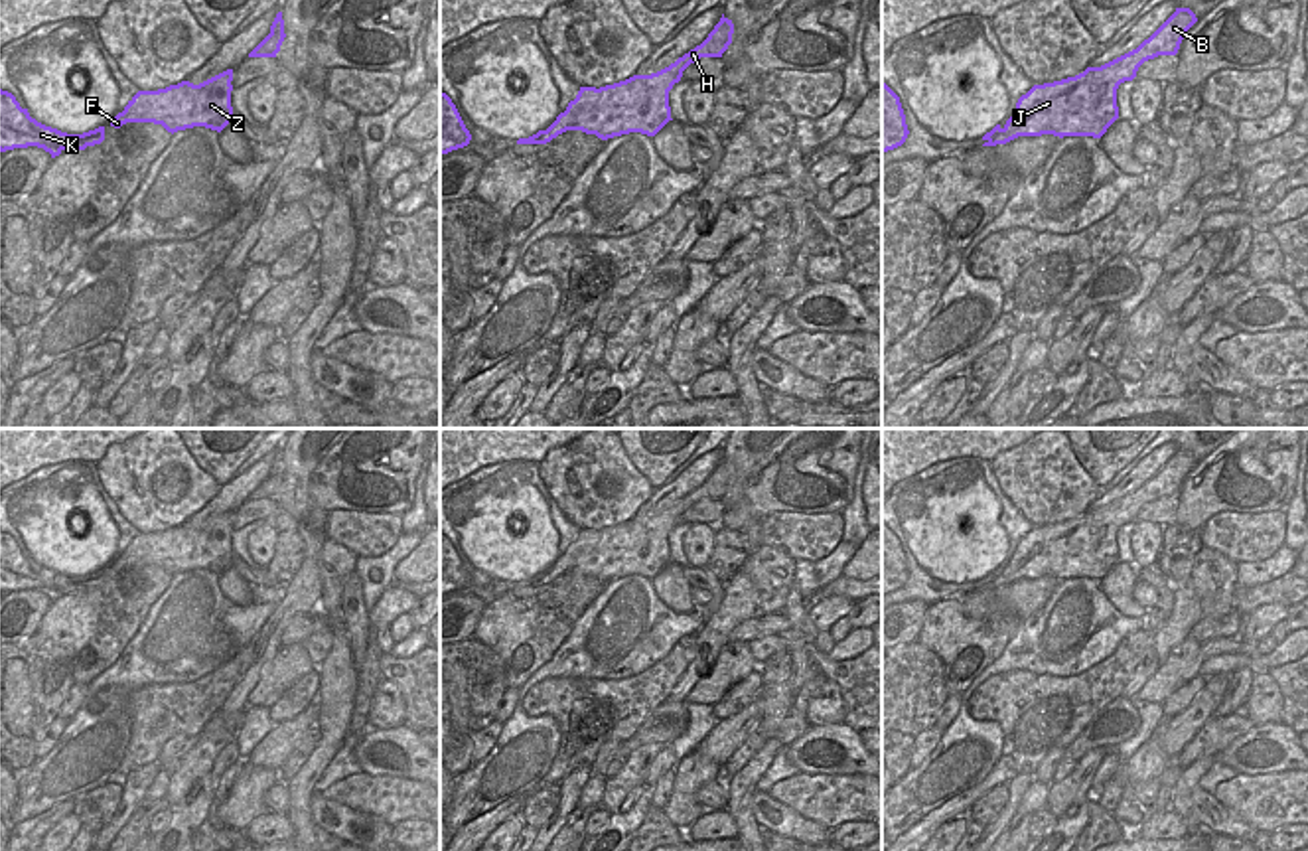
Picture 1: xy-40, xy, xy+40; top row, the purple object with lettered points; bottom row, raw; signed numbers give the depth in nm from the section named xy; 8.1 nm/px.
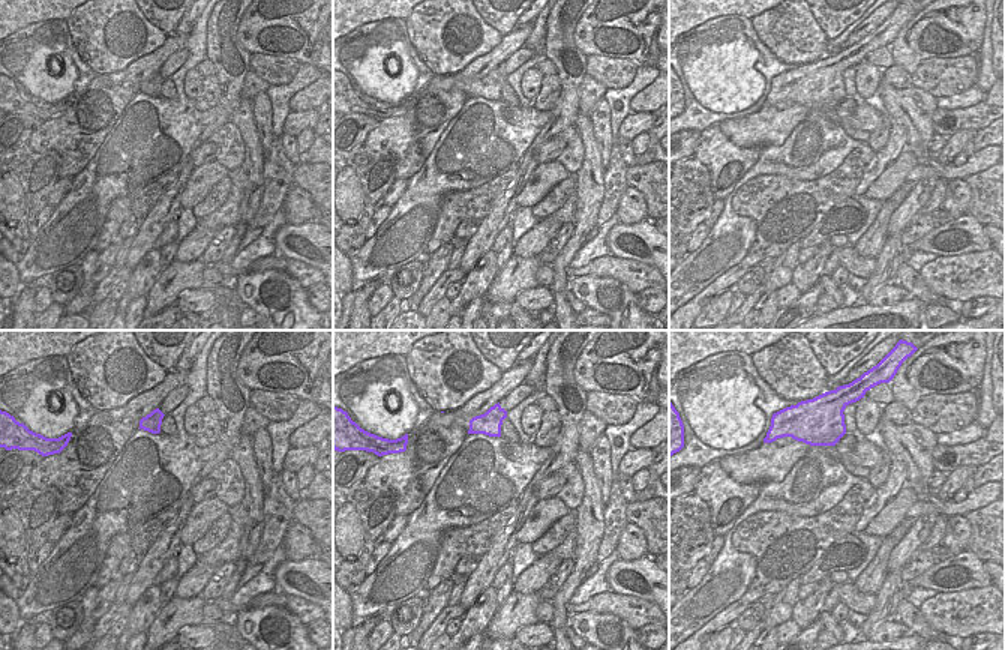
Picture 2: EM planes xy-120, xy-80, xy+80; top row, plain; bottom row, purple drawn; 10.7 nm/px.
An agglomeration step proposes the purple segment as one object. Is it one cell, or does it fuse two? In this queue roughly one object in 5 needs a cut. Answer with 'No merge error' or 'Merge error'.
No merge error

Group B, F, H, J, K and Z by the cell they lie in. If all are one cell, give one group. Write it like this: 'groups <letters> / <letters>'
groups B F H J K Z

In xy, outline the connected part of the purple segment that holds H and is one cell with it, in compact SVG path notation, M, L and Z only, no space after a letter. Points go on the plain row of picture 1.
M724 456L708 480L669 509L633 517L606 529L580 529L566 553L546 571L517 586L546 586L566 573L582 573L602 582L641 575L655 579L671 561L669 533L683 513L700 500L722 500L732 486L734 466Z

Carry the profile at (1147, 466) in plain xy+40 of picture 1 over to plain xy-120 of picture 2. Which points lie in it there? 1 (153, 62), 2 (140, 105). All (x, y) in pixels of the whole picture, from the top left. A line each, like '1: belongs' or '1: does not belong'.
1: belongs
2: does not belong

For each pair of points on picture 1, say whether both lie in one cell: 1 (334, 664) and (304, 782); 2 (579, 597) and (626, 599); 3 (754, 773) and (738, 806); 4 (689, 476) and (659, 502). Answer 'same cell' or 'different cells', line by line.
1: same cell
2: different cells
3: same cell
4: same cell

